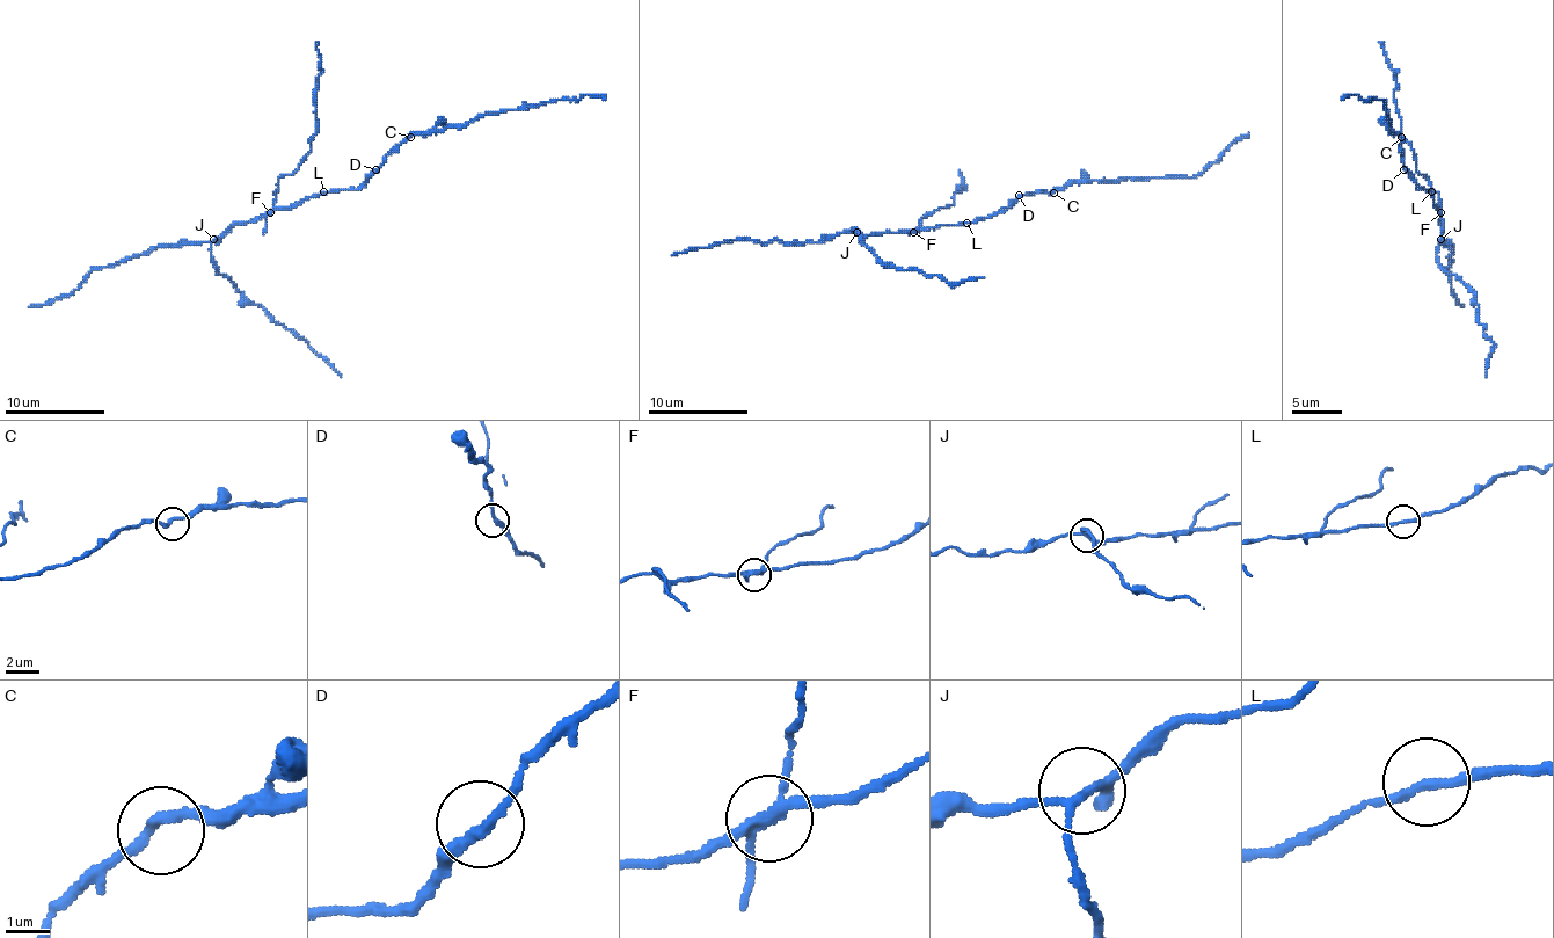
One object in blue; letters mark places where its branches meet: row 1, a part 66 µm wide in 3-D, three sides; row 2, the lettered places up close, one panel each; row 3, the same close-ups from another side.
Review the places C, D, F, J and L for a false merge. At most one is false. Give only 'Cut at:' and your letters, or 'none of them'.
Cut at: F

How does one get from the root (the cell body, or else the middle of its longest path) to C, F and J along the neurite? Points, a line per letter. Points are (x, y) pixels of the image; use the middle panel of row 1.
C: (967, 223), (991, 218), (1023, 195), (1041, 190), (1053, 193)
F: (967, 223), (924, 227), (914, 232)
J: (967, 223), (902, 232), (856, 232)

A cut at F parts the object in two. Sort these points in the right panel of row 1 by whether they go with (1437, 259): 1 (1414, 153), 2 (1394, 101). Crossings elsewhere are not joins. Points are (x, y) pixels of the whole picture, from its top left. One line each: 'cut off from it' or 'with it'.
1: cut off from it
2: cut off from it

